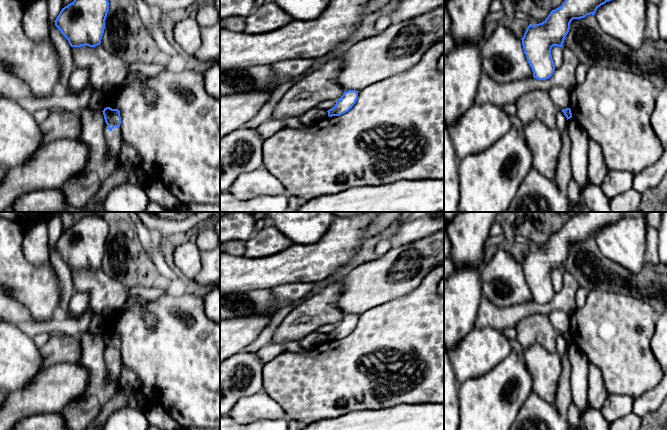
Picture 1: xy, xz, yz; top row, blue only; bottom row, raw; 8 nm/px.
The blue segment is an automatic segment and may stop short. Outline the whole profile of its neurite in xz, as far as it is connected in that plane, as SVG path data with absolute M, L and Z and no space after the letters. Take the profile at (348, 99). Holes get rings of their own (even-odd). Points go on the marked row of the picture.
M356 90L345 91L341 98L336 101L335 106L327 111L328 116L329 117L340 116L348 112L356 103L357 99L358 91Z

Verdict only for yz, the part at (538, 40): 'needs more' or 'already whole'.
already whole

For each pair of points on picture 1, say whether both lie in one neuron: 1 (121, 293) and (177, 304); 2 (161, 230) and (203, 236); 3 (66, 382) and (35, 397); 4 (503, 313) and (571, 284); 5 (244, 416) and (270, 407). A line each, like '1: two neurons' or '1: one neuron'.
1: two neurons
2: two neurons
3: one neuron
4: one neuron
5: one neuron

